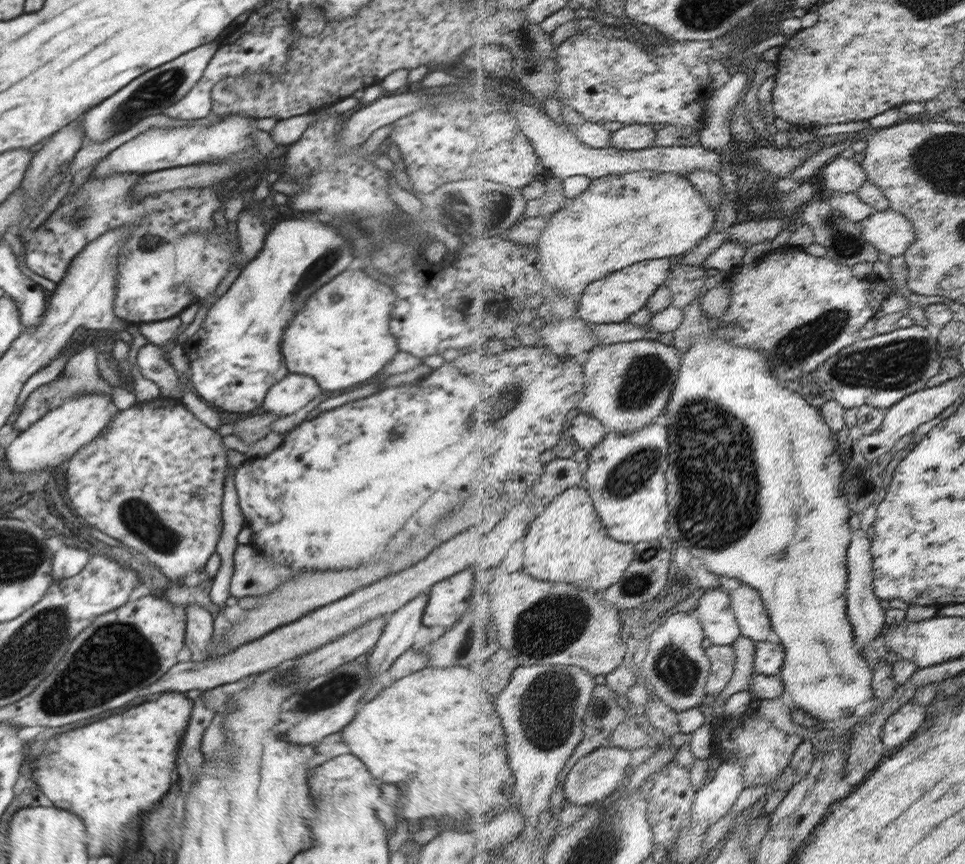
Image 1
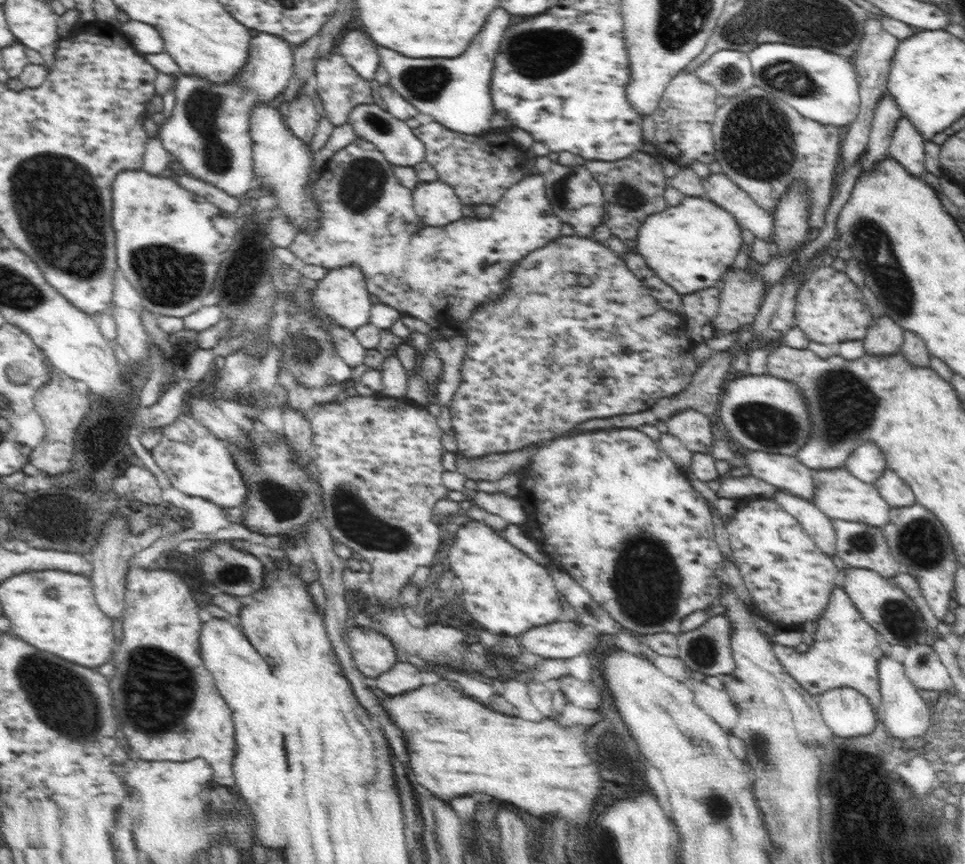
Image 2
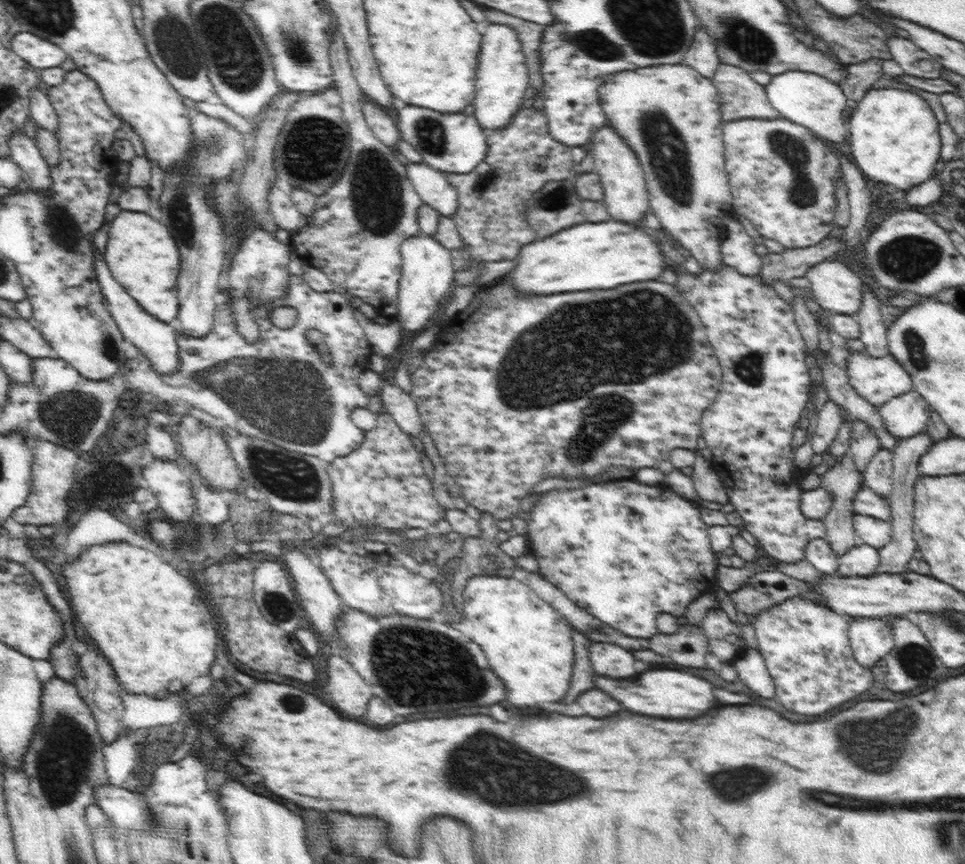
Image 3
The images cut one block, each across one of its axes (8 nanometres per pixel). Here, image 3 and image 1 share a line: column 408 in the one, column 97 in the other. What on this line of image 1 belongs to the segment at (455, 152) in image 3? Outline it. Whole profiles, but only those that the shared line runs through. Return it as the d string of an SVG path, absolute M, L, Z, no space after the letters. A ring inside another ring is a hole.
M213 40L208 44L203 44L158 68L153 68L138 76L121 88L118 92L103 100L100 104L93 106L83 114L82 131L83 140L92 140L92 142L104 142L110 140L112 136L126 132L129 127L136 125L142 118L160 114L173 104L176 104L190 92L191 88L202 78L205 68L222 42Z

